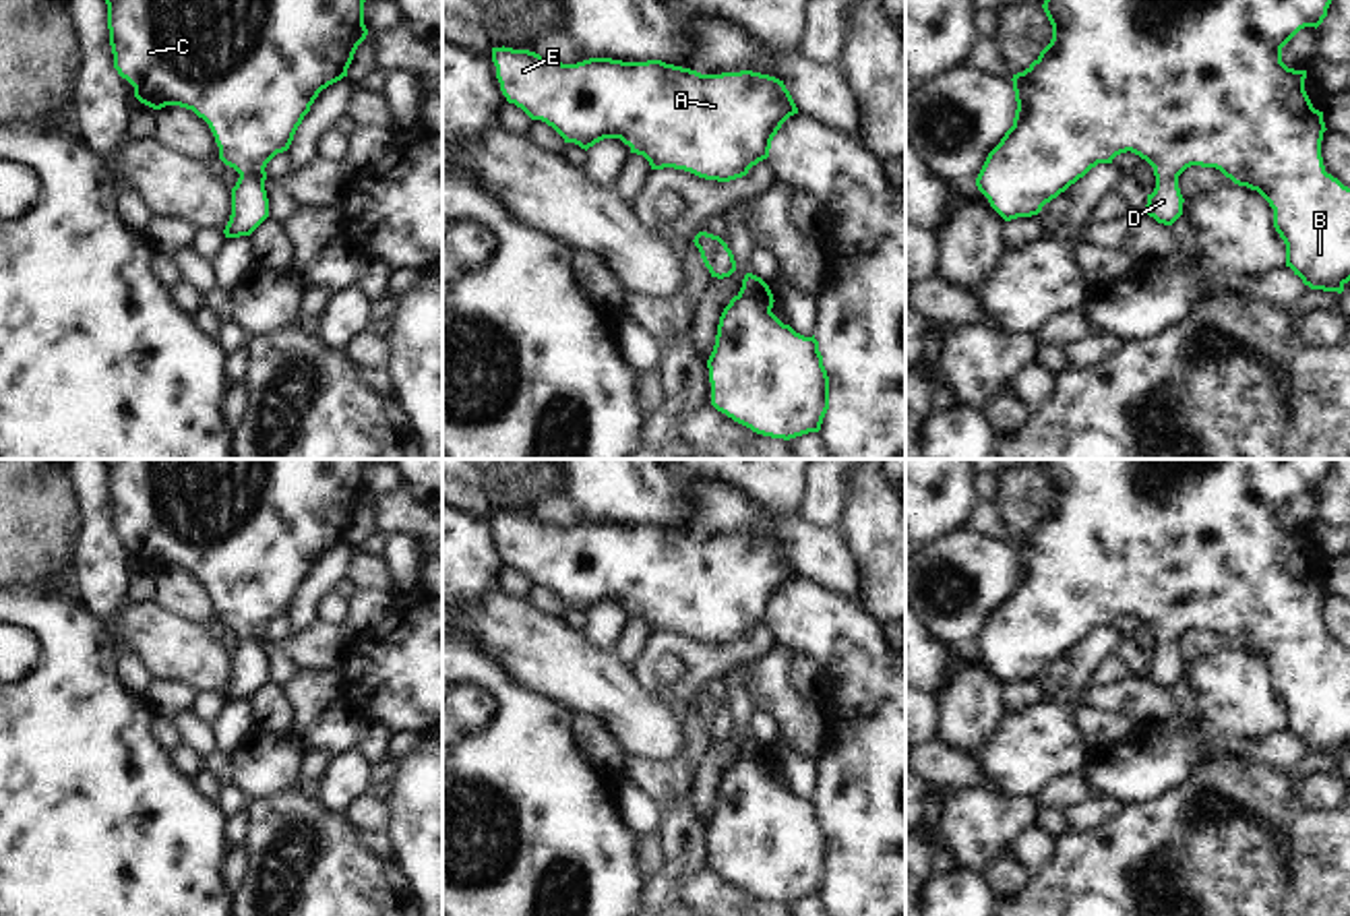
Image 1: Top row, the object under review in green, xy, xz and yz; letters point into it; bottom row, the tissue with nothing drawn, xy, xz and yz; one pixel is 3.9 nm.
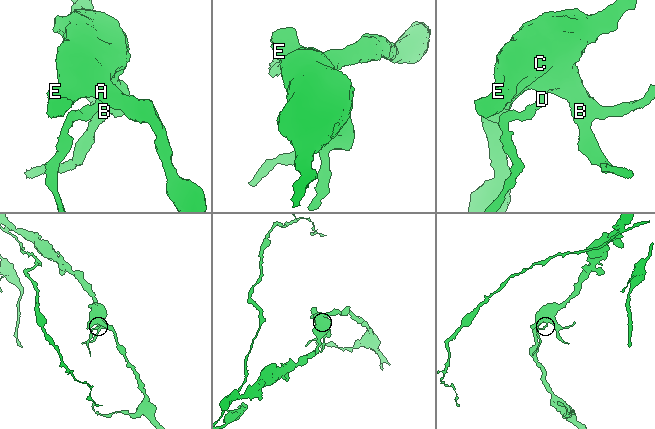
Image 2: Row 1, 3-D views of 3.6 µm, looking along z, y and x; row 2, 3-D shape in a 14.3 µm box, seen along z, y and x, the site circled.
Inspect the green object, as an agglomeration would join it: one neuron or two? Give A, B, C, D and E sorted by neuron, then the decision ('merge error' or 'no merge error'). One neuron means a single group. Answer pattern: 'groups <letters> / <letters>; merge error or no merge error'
groups A B C D E; no merge error

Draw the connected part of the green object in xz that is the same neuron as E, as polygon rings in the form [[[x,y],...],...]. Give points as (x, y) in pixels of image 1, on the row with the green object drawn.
[[[504,45],[492,48],[492,62],[507,101],[521,108],[531,120],[552,126],[564,143],[587,151],[604,139],[620,139],[631,153],[643,155],[651,170],[674,167],[705,180],[730,182],[746,176],[753,165],[769,157],[771,141],[781,124],[798,114],[784,81],[753,70],[701,74],[662,60],[622,62],[612,58],[562,64],[529,50]]]

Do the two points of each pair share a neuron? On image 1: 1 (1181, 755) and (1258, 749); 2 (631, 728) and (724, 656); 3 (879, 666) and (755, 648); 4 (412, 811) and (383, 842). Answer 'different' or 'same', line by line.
1: same
2: different
3: different
4: different

